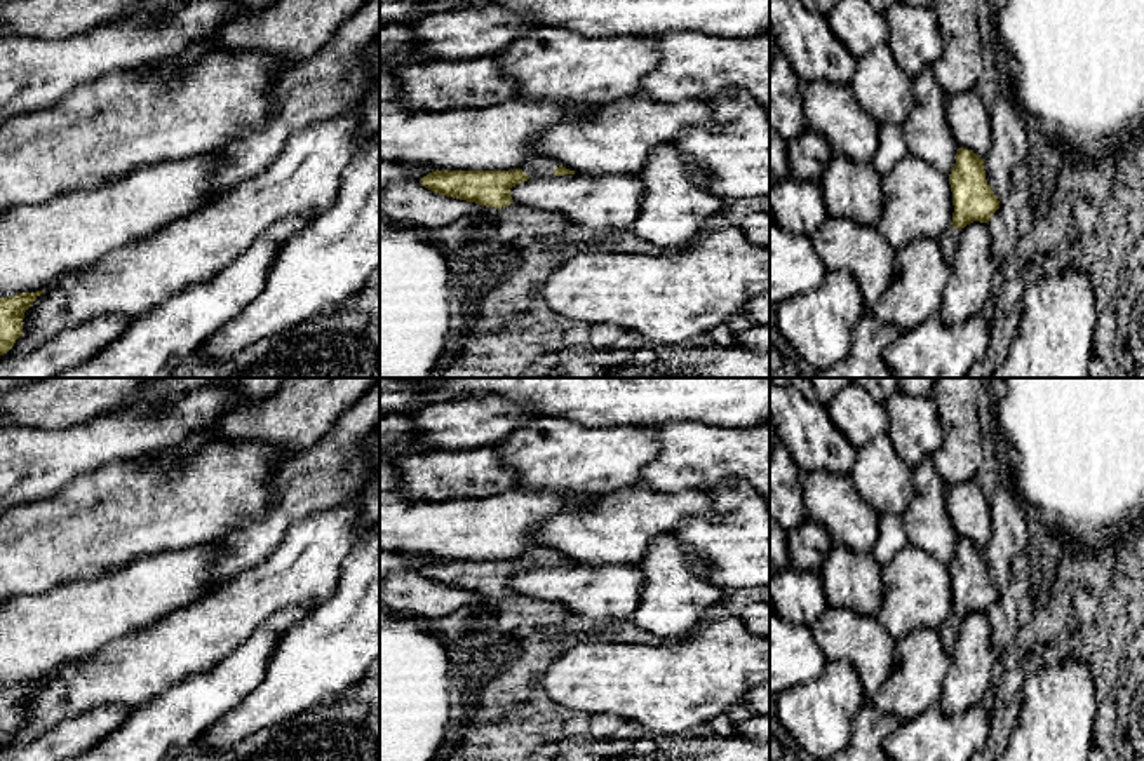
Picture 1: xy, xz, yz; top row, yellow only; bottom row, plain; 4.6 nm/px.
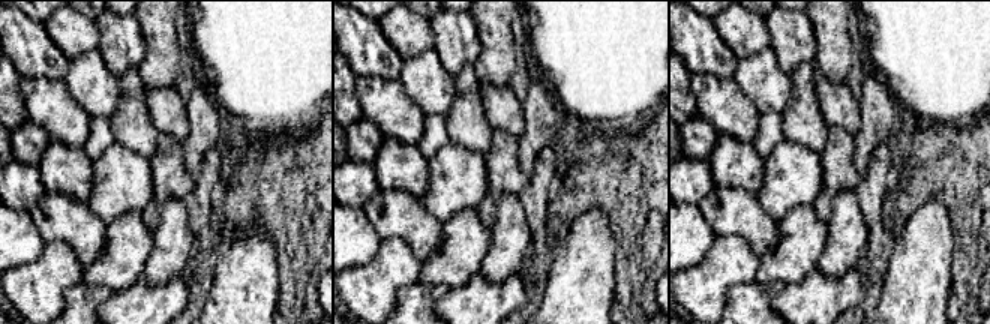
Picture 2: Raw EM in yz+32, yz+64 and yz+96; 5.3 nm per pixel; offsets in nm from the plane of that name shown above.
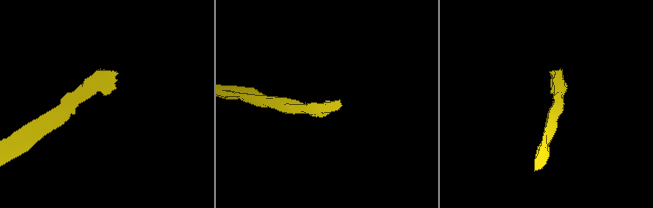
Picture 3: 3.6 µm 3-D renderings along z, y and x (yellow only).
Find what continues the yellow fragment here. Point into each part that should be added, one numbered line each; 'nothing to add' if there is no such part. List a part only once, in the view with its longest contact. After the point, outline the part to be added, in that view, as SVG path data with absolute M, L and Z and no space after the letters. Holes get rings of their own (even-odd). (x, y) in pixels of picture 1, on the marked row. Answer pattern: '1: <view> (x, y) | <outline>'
1: xz (540, 166) | M538 155L522 164L519 169L522 169L529 179L535 179L535 178L552 178L554 169L559 165L561 164L557 160L545 155Z

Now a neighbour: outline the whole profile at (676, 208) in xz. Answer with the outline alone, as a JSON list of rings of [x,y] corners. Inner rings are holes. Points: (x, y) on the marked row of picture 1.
[[[674,145],[655,148],[637,179],[644,186],[644,200],[639,216],[630,225],[630,232],[646,242],[662,249],[676,249],[688,246],[702,232],[707,221],[716,214],[724,214],[724,199],[702,183],[698,183],[690,171],[690,158],[683,155]]]

